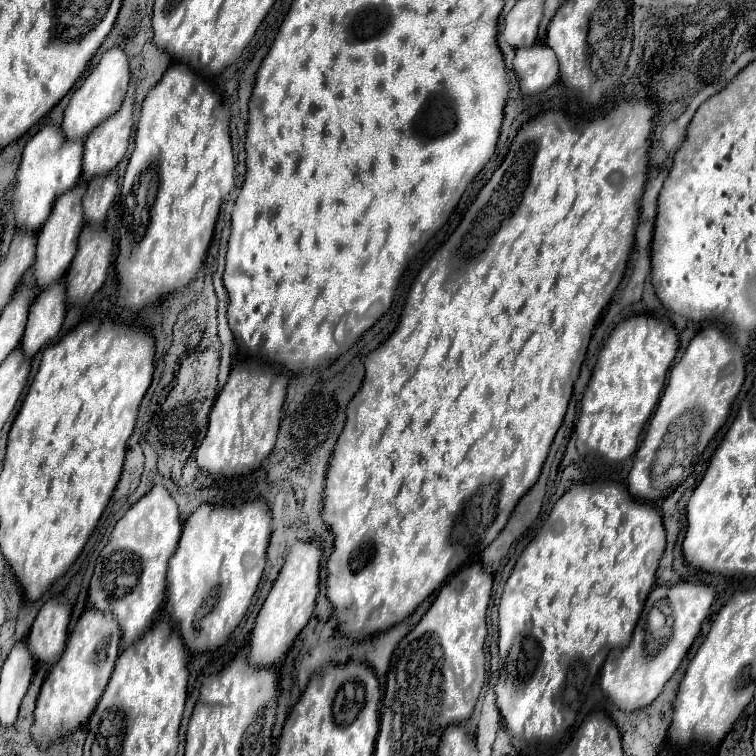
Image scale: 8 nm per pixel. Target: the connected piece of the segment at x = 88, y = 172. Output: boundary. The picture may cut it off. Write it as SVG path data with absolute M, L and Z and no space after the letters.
M135 76L129 86L127 98L121 110L99 124L89 138L85 140L83 152L83 178L91 180L95 176L105 176L111 172L125 156L131 136L131 118L133 118L133 94L135 94Z

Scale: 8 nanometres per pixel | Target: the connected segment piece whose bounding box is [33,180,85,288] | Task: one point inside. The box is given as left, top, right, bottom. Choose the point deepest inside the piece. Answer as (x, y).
(57, 241)

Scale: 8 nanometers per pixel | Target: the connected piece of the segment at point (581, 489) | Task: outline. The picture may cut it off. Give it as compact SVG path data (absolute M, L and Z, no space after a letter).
M575 484L571 490L567 490L555 502L555 506L553 506L547 522L539 530L539 534L527 544L523 554L517 558L517 564L505 584L505 590L503 590L503 596L499 602L499 666L501 666L501 670L499 670L499 680L495 684L495 694L497 694L497 704L501 710L505 728L511 734L511 740L517 748L525 746L529 740L535 740L535 738L551 740L555 736L555 696L567 678L569 662L573 660L573 656L581 656L583 652L587 656L589 652L593 652L593 658L599 658L599 664L595 666L593 672L599 672L603 666L603 660L605 660L601 646L607 646L607 654L609 654L613 648L625 648L631 642L635 624L637 624L639 614L643 610L643 604L653 588L655 572L657 572L659 560L663 556L663 550L665 550L665 528L663 528L663 520L661 520L659 512L653 506L631 498L625 492L625 486L621 486L621 484Z

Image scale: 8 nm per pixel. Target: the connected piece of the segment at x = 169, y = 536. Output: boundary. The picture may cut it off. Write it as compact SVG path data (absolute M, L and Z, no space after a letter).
M153 486L115 524L107 546L101 550L95 574L89 584L89 604L111 614L123 634L123 642L133 644L151 626L157 608L165 598L167 562L181 538L181 518L175 498L165 486Z

